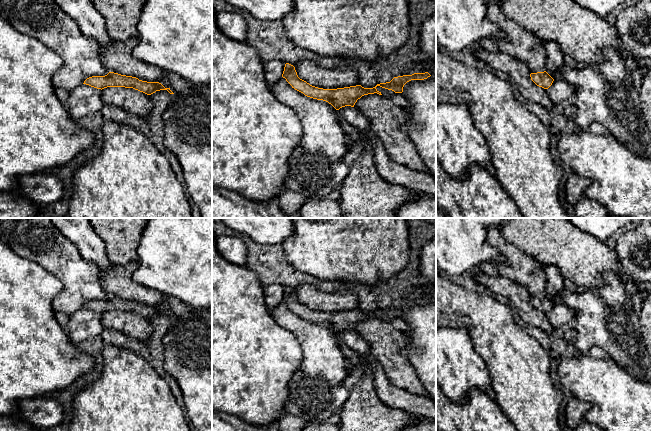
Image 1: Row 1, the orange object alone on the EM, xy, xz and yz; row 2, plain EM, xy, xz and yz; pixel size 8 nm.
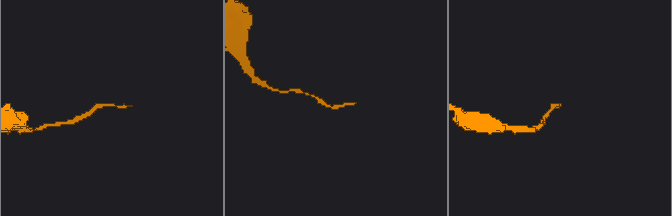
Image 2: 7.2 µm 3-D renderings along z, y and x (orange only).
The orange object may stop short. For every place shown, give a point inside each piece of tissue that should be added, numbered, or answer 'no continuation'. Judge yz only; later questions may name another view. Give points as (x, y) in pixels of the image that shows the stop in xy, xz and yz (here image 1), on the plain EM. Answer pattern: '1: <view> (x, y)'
no continuation

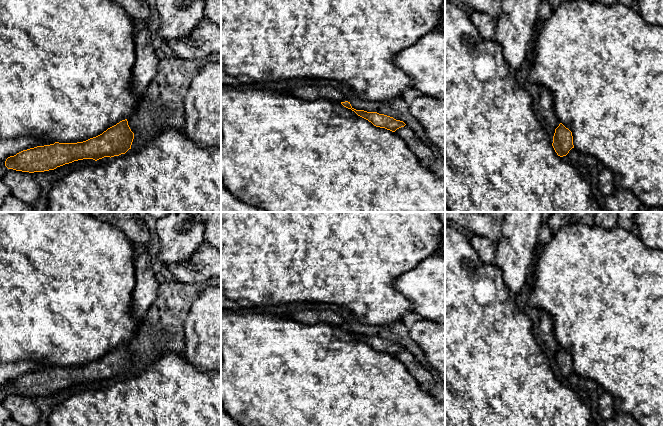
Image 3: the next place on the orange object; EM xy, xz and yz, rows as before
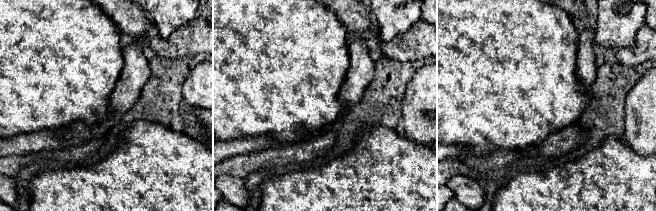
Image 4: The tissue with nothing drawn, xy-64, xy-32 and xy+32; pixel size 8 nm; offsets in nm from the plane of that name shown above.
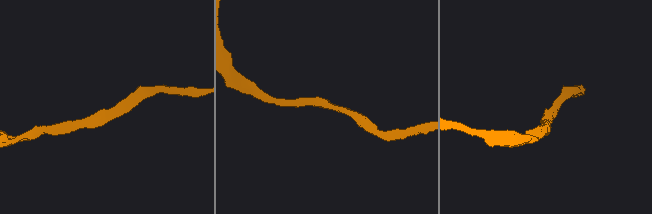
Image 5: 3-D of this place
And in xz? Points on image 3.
no continuation

